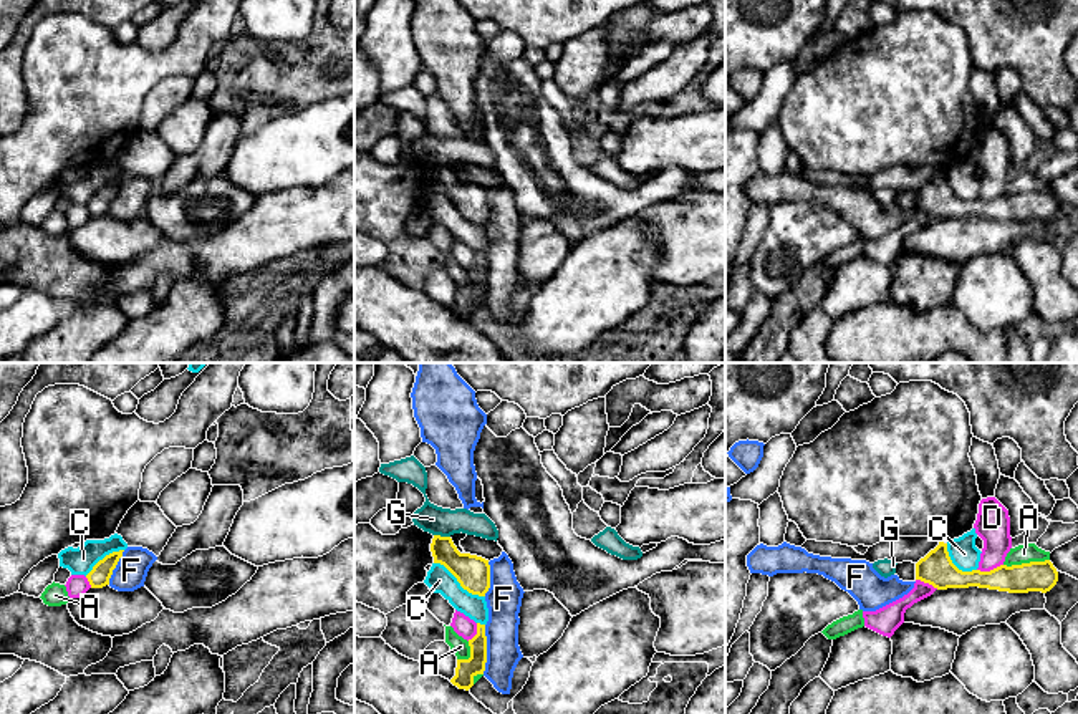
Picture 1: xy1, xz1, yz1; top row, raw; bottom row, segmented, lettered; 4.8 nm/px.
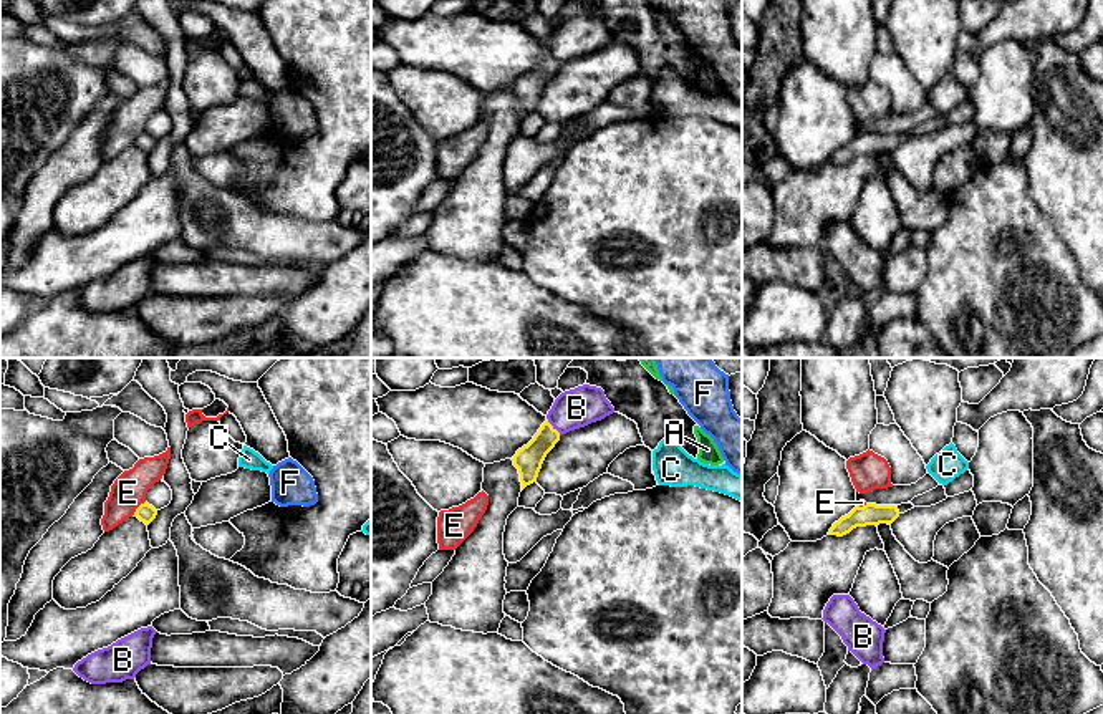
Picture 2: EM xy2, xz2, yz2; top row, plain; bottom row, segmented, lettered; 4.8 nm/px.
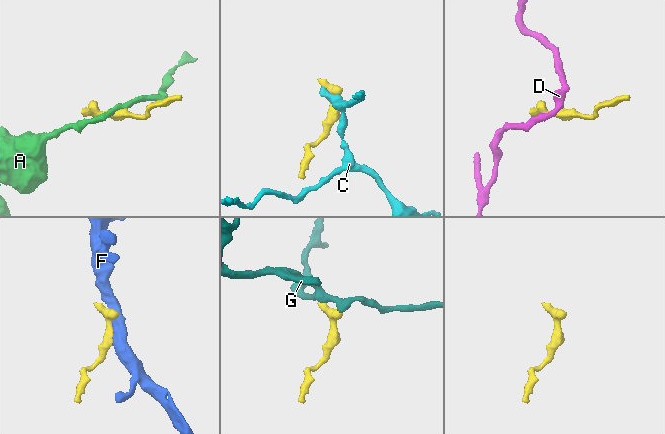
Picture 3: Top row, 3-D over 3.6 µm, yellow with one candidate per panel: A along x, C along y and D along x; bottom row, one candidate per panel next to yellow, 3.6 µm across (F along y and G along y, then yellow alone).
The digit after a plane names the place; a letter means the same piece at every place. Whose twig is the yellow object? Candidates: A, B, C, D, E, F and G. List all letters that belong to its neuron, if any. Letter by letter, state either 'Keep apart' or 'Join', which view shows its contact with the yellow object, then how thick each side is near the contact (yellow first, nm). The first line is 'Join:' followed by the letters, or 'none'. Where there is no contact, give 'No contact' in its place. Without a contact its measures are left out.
Join: none
A: Keep apart. Touches yellow in yz1. Thickness 140 nm (yellow) against 100 nm
B: Keep apart. Touches yellow in xz2. Thickness 140 nm (yellow) against 190 nm
C: Keep apart. Touches yellow in xz1. Thickness 170 nm (yellow) against 130 nm
D: Keep apart. Touches yellow in yz1. Thickness 150 nm (yellow) against 170 nm
E: Keep apart. Touches yellow in xy2. Thickness 90 nm (yellow) against 170 nm
F: Keep apart. Touches yellow in xz1. Thickness 100 nm (yellow) against 170 nm
G: Keep apart. Touches yellow in xz1. Thickness 170 nm (yellow) against 140 nm

